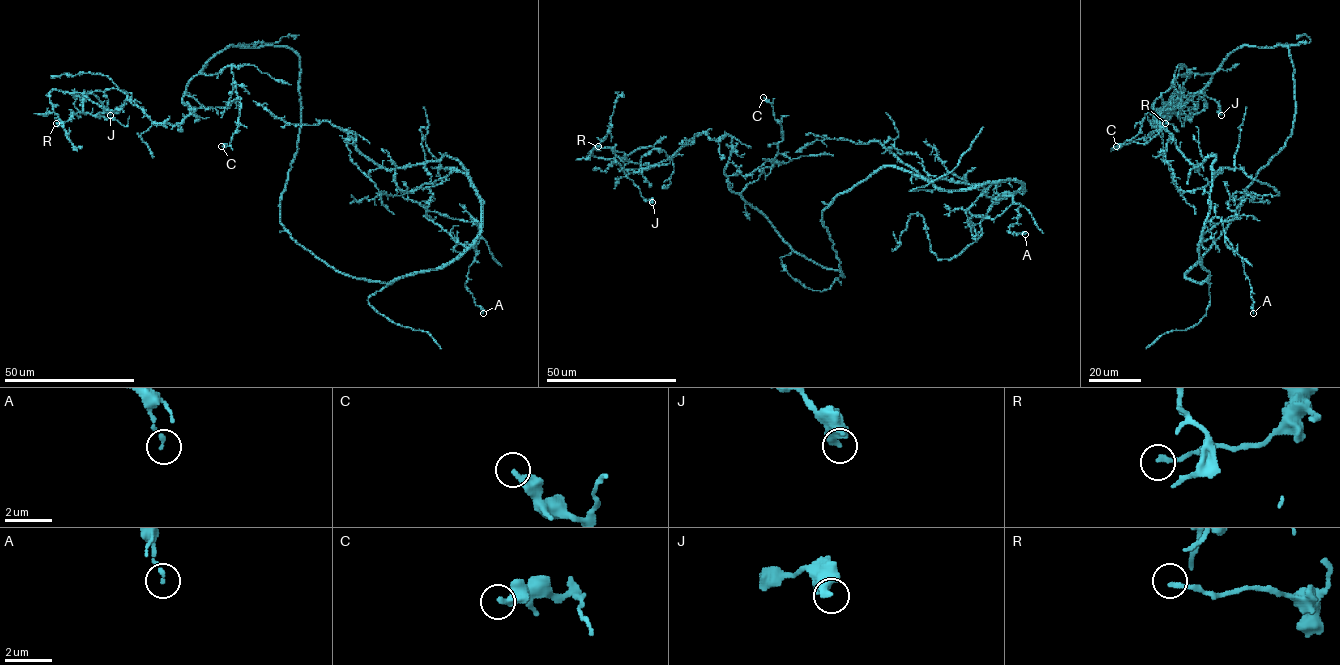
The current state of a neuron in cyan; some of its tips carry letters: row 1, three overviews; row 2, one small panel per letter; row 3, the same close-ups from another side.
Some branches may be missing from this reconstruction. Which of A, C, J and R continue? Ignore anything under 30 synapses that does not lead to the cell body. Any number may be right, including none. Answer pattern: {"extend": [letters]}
{"extend": []}

